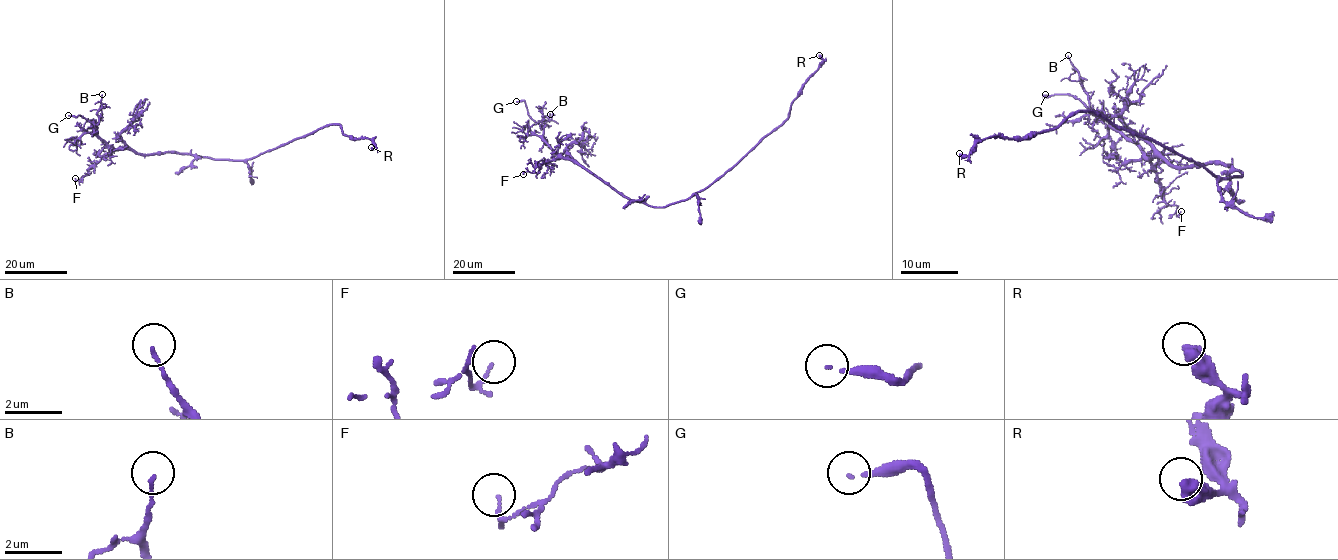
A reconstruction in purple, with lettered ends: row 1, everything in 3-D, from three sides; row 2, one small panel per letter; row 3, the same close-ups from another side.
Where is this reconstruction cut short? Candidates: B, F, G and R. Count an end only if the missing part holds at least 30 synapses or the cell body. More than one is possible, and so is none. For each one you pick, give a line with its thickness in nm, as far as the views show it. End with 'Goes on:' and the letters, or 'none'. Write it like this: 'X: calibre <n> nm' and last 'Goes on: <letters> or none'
G: calibre 130 nm
Goes on: G

